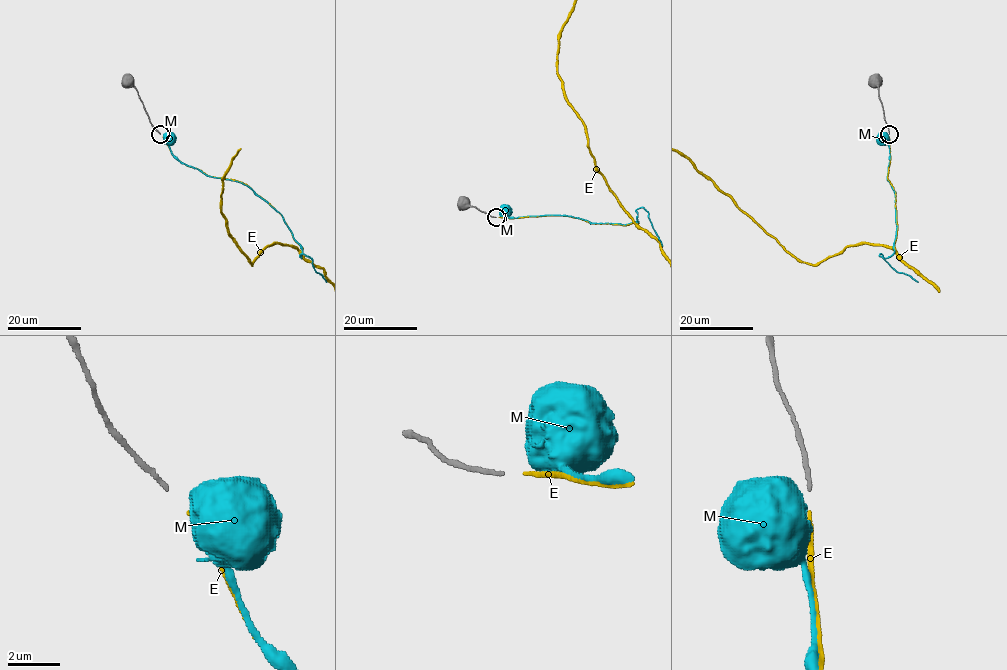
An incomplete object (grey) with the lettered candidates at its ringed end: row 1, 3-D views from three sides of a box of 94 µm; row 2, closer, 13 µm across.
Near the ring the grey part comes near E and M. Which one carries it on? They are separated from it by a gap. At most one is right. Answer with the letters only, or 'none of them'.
E

